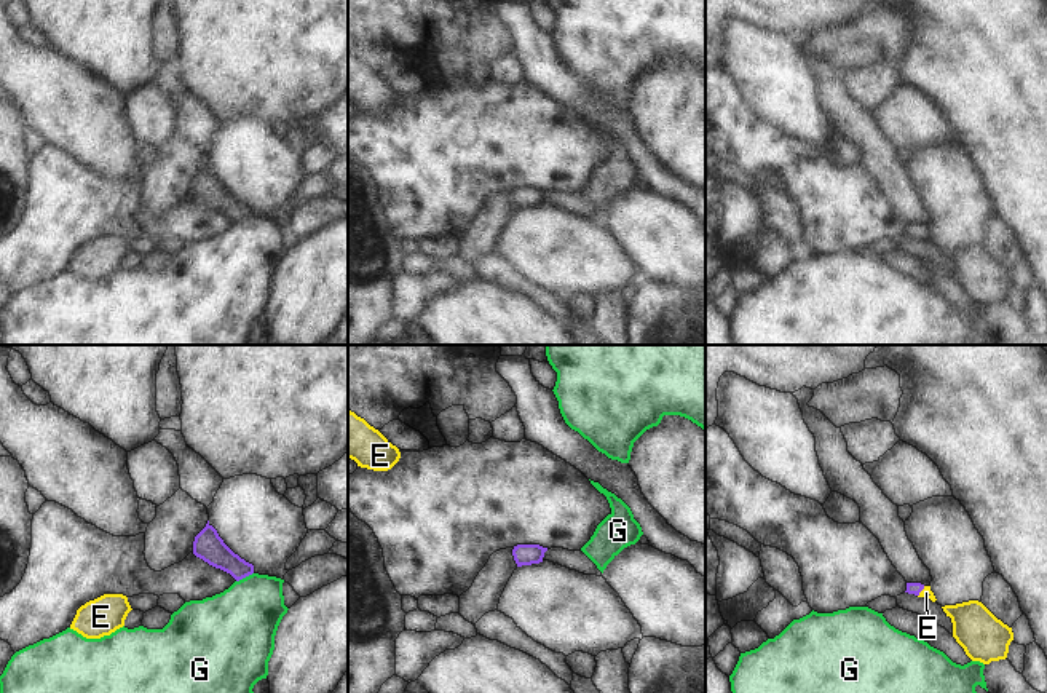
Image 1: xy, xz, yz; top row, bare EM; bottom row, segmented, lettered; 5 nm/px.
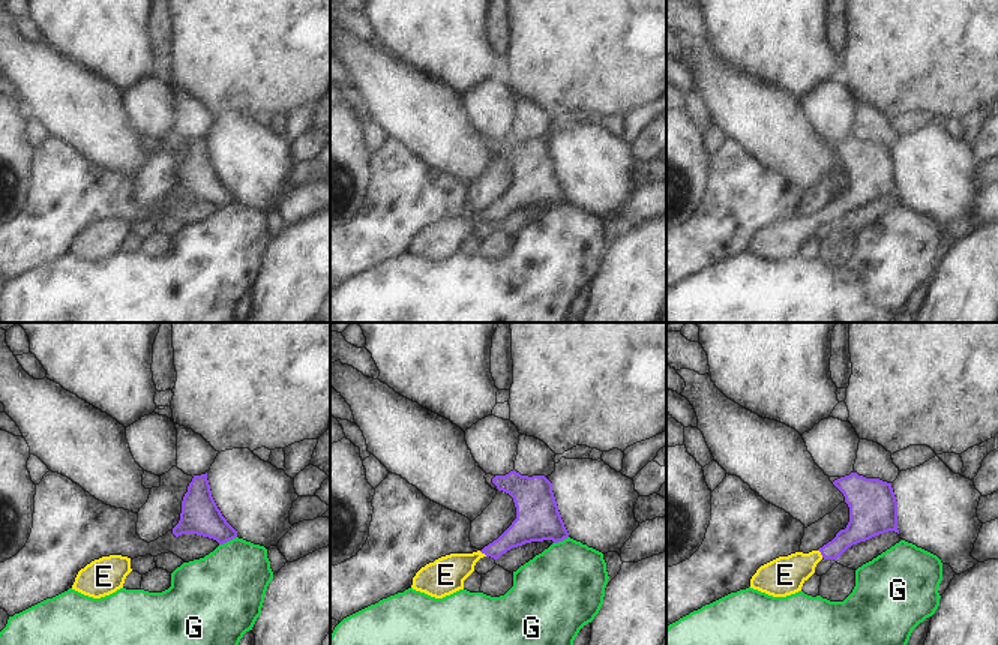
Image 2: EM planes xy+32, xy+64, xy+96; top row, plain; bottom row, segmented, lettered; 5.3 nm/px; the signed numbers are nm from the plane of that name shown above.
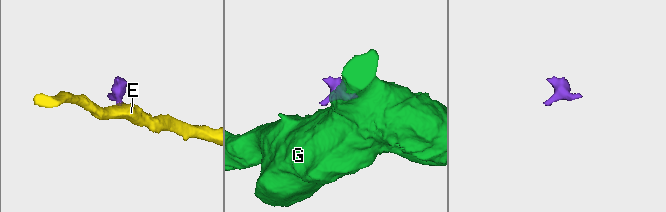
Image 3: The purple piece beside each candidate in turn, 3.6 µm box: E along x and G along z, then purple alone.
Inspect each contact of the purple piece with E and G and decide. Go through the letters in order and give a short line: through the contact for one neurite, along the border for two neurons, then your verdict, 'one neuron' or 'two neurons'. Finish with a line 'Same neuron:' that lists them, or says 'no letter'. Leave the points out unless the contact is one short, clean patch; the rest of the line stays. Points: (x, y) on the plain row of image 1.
E: yz (912, 230), (921, 232), (926, 235) | one neuron
G: xy (252, 214), (237, 224) | two neurons
Same neuron: E

